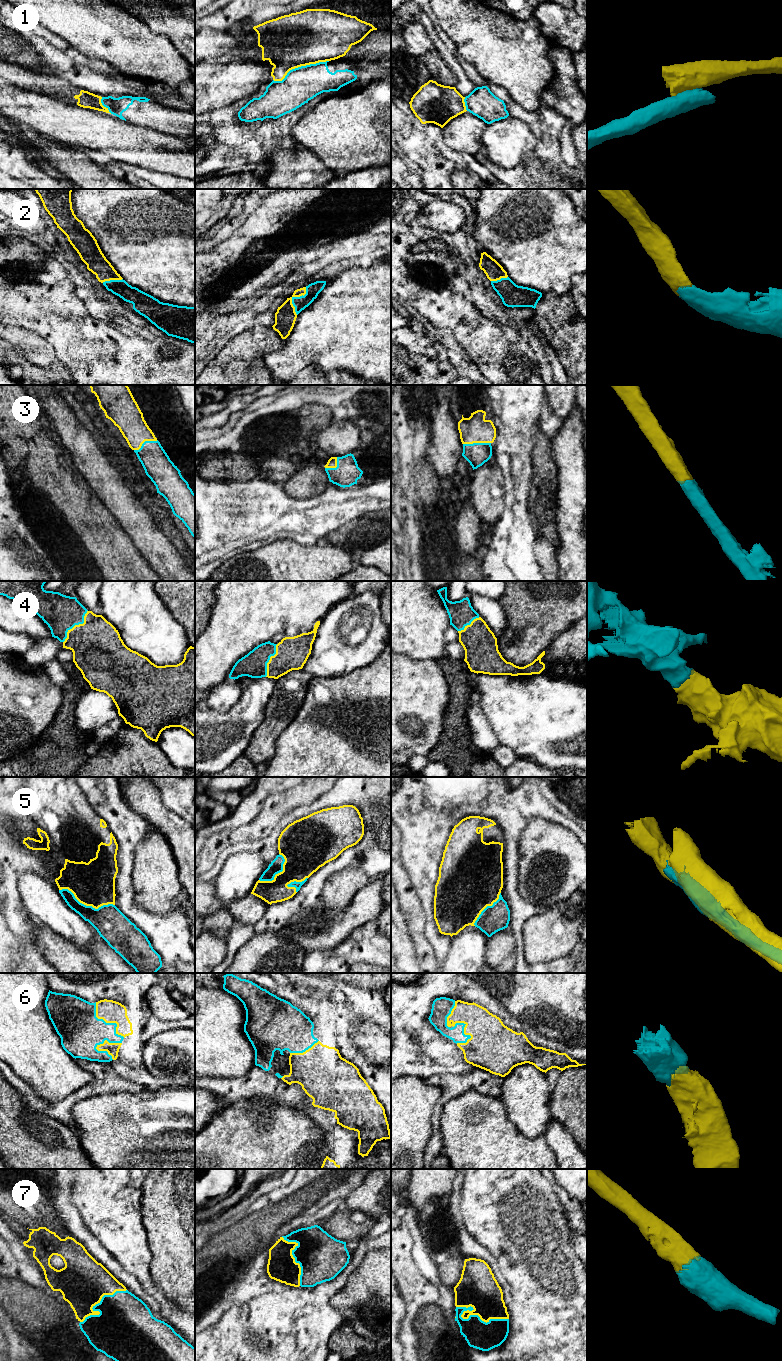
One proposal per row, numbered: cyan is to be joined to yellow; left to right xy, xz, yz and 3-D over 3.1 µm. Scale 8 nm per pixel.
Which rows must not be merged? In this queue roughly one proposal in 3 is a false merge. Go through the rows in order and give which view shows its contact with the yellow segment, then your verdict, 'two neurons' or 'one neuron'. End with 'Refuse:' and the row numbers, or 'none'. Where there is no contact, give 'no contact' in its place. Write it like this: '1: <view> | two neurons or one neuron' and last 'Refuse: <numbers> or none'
1: xz | two neurons
2: xz | one neuron
3: yz | one neuron
4: xy | one neuron
5: xy | two neurons
6: xy | one neuron
7: yz | one neuron
Refuse: 1, 5

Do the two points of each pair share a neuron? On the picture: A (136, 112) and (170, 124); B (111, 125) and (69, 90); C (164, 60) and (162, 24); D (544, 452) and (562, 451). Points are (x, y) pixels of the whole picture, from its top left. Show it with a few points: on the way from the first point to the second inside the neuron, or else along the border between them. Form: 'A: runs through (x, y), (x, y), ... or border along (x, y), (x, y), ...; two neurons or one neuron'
A: runs through (144, 112), (162, 118); one neuron
B: border along (49, 96), (76, 105); two neurons
C: border along (143, 21), (153, 32), (164, 34), (179, 51); two neurons
D: border along (551, 439), (554, 462), (558, 474); two neurons

